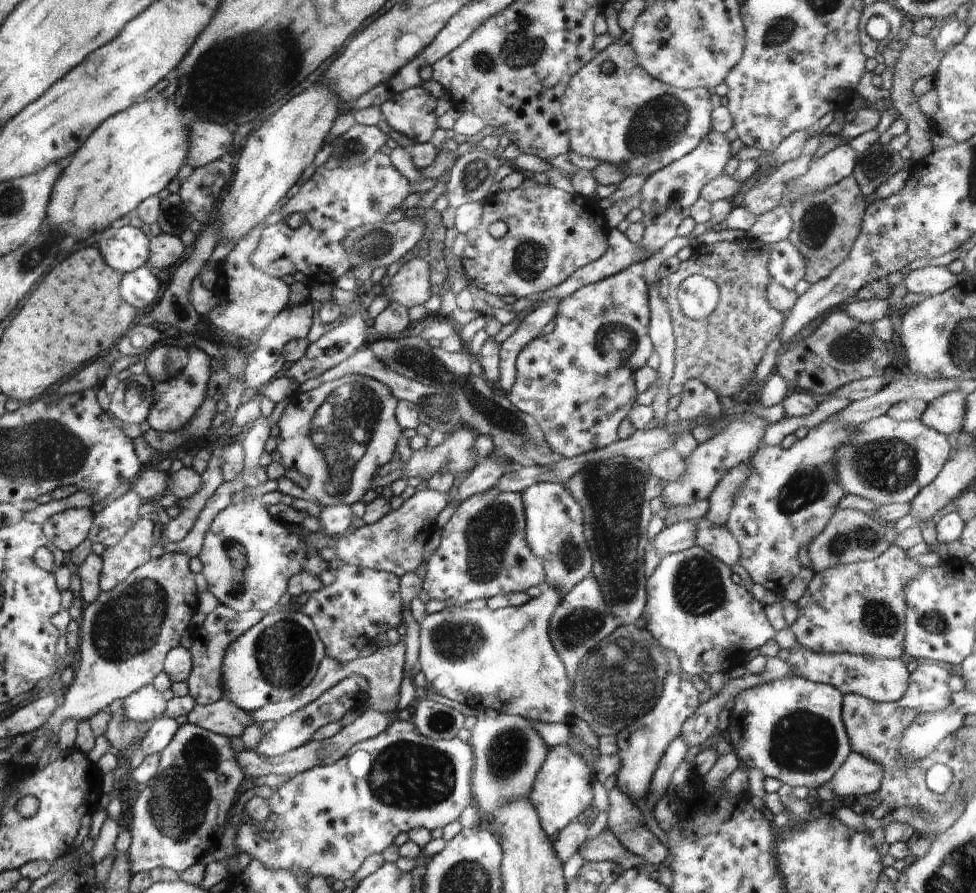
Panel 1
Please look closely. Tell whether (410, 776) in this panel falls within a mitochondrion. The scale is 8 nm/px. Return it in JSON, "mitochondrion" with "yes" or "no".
{"mitochondrion":"yes"}

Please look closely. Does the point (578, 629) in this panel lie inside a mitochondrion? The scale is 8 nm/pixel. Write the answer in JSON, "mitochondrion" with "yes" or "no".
{"mitochondrion":"yes"}

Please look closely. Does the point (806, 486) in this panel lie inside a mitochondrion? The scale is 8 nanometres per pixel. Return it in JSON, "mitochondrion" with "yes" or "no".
{"mitochondrion":"yes"}

